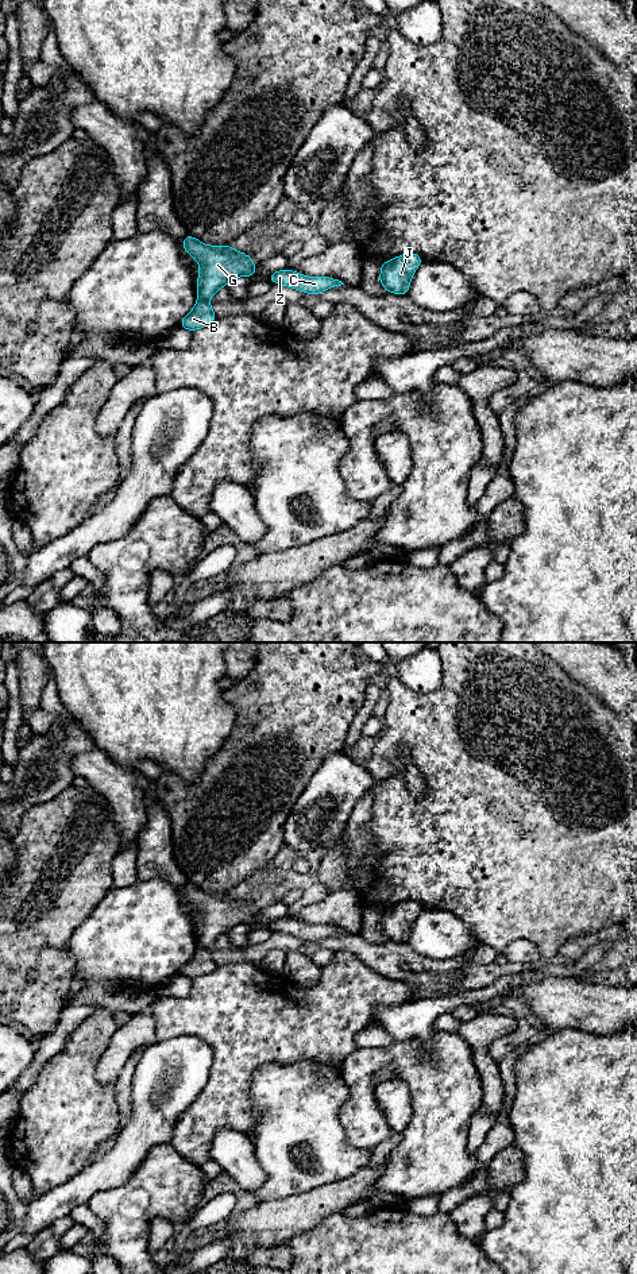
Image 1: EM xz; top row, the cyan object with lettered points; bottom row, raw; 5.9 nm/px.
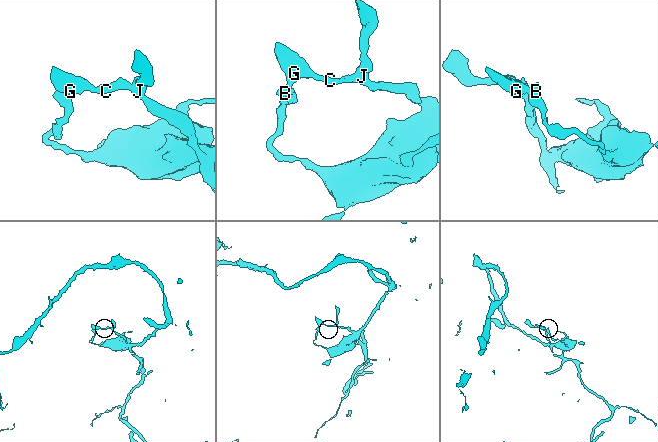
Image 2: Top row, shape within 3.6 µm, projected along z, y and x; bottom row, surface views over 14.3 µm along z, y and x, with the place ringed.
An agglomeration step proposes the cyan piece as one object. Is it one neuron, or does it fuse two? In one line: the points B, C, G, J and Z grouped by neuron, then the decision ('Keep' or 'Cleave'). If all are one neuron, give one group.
Groups: B / C G J Z. Cleave

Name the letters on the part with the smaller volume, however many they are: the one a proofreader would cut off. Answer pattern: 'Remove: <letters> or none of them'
Remove: C, G, J, Z

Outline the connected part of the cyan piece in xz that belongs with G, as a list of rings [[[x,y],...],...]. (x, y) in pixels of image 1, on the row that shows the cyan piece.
[[[186,233],[182,248],[200,263],[197,279],[198,298],[208,301],[217,290],[227,286],[238,277],[252,278],[256,265],[242,251],[231,248],[231,243],[224,246],[206,246],[198,239]]]

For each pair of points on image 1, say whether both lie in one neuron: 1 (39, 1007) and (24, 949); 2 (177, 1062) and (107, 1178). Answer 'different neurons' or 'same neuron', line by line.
1: same neuron
2: same neuron

